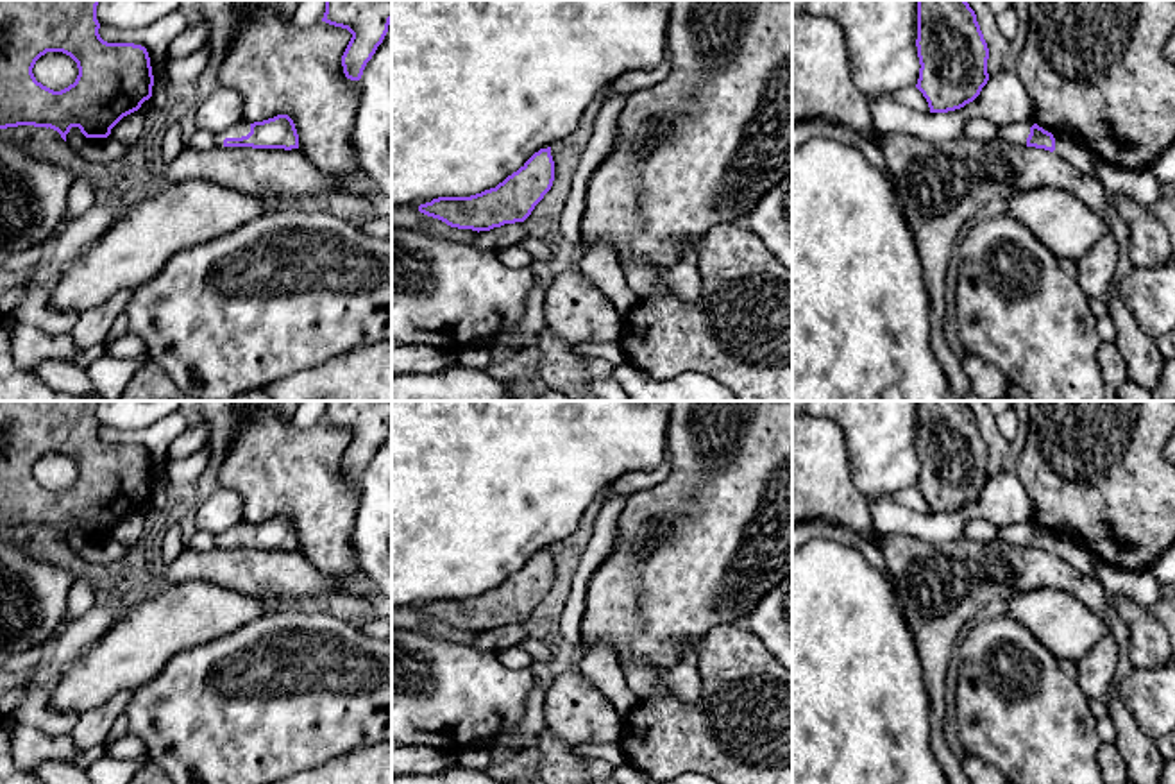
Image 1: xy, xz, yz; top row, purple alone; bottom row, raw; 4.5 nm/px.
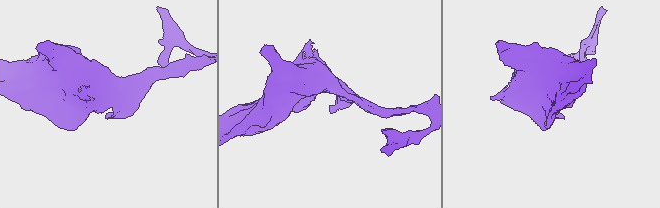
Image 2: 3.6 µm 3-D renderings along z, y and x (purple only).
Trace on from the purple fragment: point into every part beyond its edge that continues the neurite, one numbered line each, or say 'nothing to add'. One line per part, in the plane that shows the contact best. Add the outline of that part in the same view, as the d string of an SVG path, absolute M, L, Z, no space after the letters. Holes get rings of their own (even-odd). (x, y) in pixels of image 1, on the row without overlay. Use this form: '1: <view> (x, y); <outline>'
1: xy (242, 528); M240 521L238 524L231 526L229 530L216 535L215 542L218 548L224 548L225 539L241 539L250 533L250 523Z

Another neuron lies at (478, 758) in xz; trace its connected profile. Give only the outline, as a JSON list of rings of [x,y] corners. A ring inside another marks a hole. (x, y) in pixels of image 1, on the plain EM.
[[[479,745],[465,750],[461,757],[463,757],[463,764],[467,764],[469,768],[478,771],[486,771],[492,761],[492,750],[486,748],[485,745]]]

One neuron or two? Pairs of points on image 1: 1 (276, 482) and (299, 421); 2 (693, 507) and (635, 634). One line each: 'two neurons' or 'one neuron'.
1: two neurons
2: one neuron

